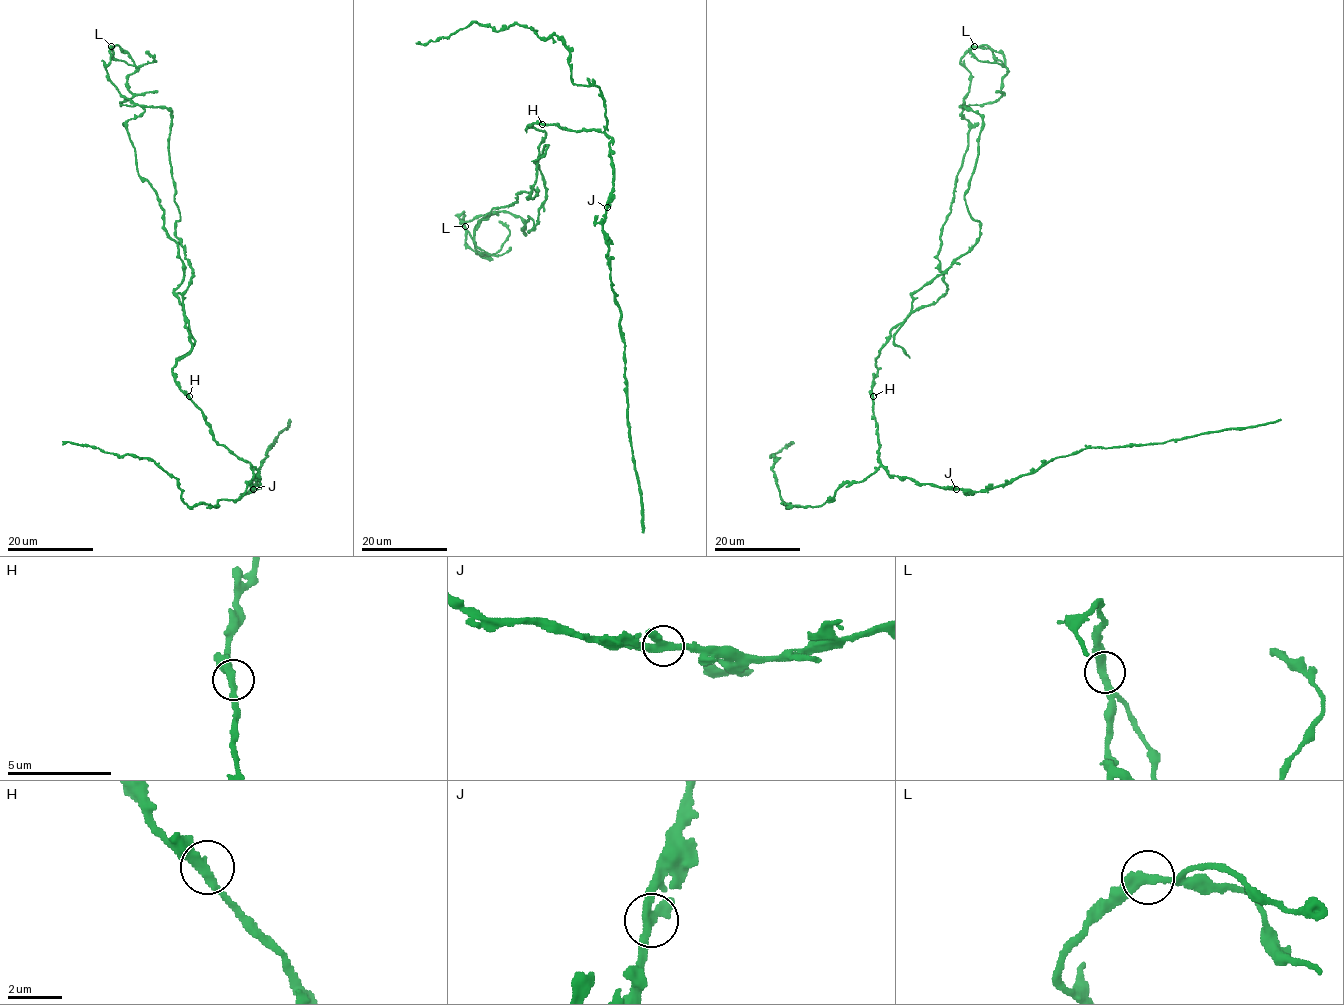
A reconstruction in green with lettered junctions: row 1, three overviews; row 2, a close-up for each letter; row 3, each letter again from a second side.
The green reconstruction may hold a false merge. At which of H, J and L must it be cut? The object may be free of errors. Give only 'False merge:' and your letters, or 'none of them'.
False merge: L

